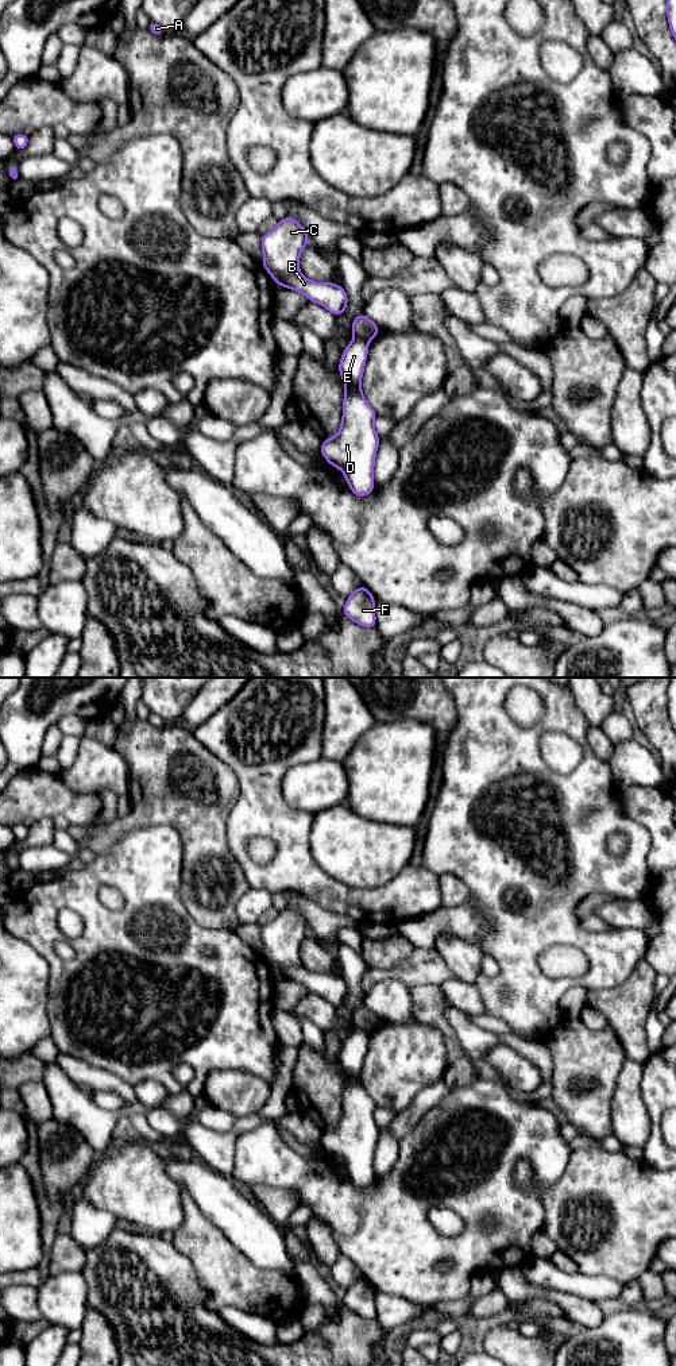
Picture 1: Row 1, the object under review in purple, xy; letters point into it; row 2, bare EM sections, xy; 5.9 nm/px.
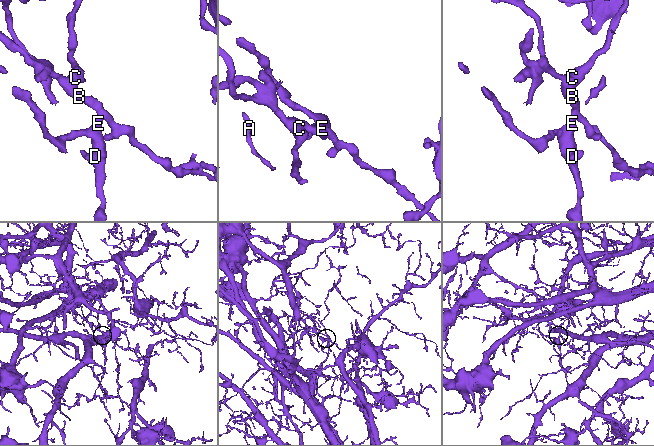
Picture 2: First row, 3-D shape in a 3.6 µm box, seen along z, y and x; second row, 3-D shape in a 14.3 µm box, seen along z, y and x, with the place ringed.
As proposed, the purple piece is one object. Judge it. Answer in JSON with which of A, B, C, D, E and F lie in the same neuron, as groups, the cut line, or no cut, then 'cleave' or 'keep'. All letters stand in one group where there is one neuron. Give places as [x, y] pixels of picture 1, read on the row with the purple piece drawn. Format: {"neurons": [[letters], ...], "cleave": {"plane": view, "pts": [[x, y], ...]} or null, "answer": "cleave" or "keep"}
{"neurons": [["A", "B", "C"], ["D", "E", "F"]], "cleave": {"plane": "xy", "pts": [[355, 335], [367, 343]]}, "answer": "cleave"}

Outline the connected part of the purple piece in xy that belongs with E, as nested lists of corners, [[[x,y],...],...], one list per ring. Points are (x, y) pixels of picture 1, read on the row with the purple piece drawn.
[[[356,336],[344,348],[337,367],[344,381],[341,425],[335,437],[324,439],[318,451],[344,474],[356,497],[367,497],[374,490],[372,472],[381,441],[374,428],[378,414],[360,387],[367,354],[368,343]]]

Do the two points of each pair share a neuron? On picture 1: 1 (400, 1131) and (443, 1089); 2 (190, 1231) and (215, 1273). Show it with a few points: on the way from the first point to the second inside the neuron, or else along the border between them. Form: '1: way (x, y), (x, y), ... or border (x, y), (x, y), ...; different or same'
1: way (408, 1119), (431, 1096); same
2: way (201, 1242), (211, 1251), (215, 1262); same

